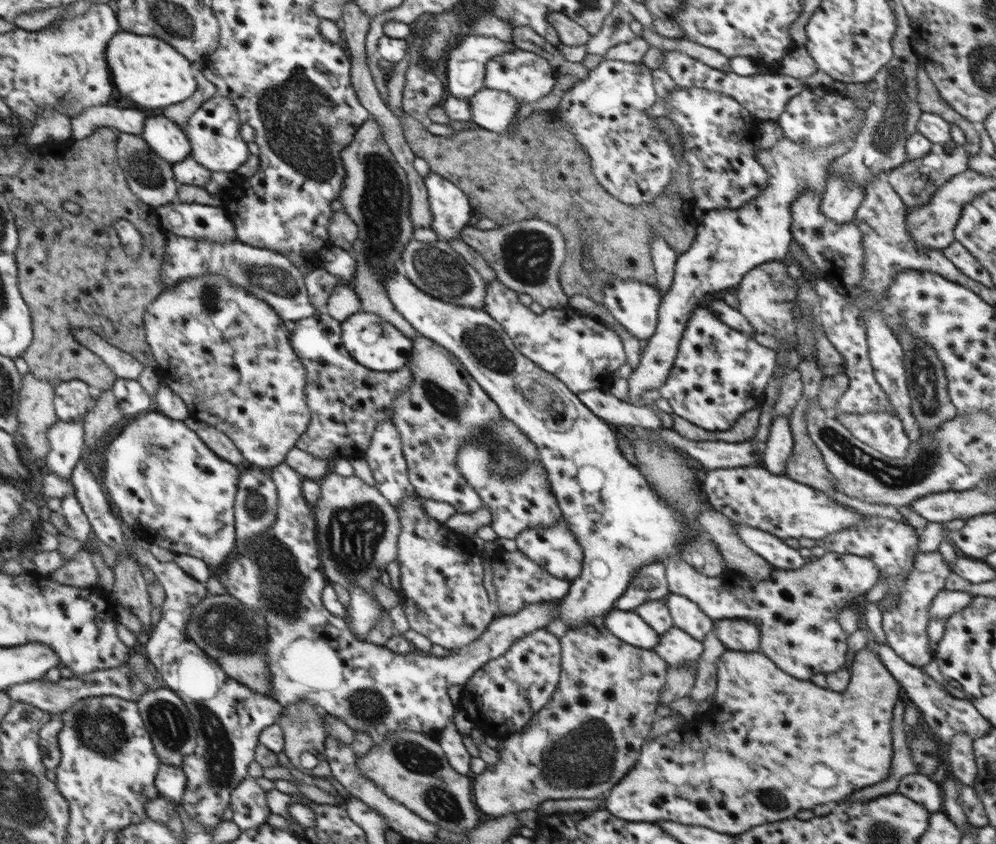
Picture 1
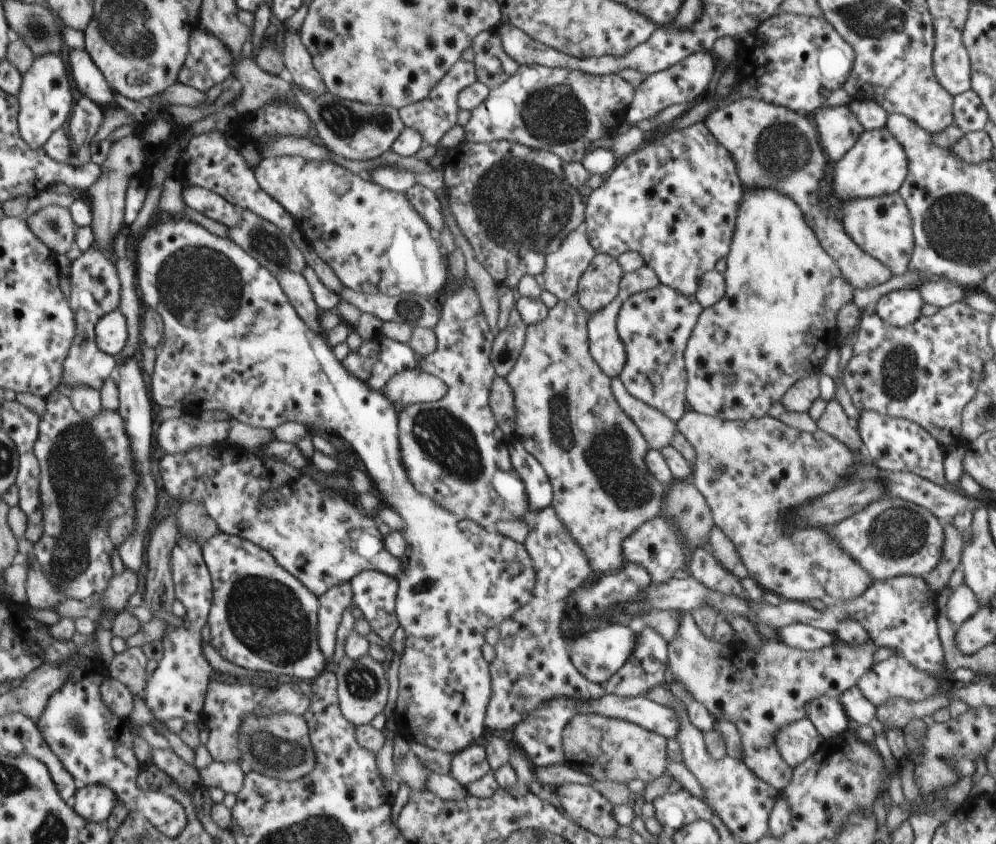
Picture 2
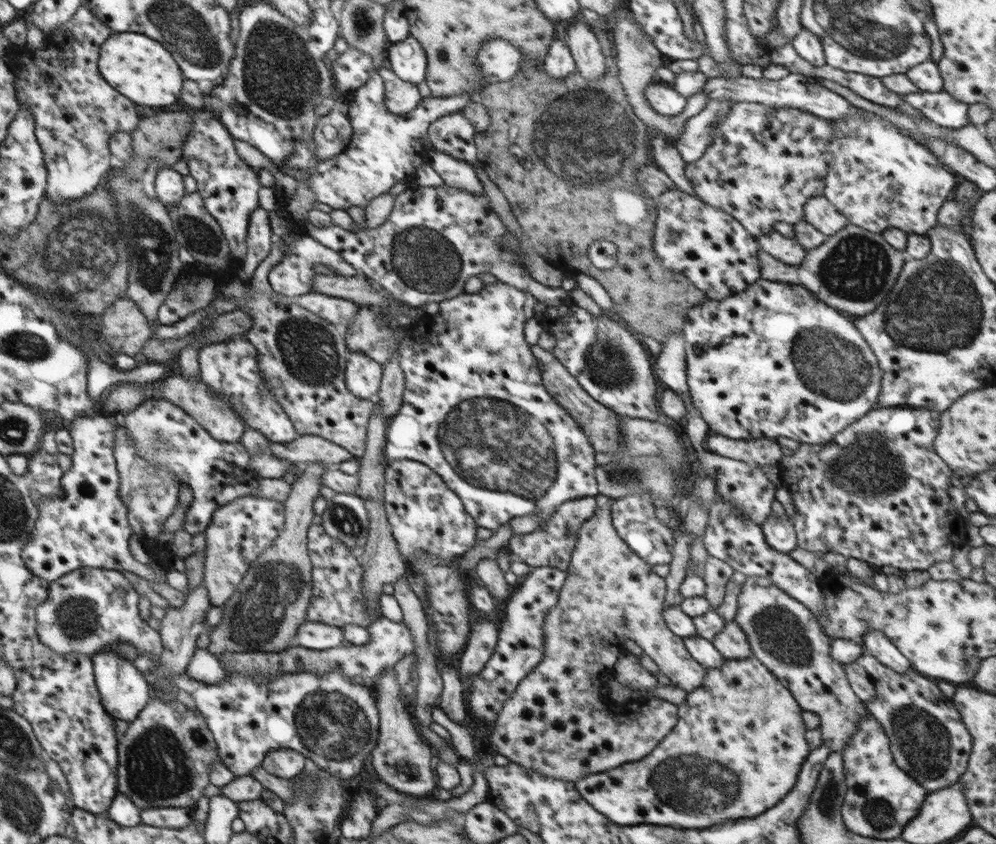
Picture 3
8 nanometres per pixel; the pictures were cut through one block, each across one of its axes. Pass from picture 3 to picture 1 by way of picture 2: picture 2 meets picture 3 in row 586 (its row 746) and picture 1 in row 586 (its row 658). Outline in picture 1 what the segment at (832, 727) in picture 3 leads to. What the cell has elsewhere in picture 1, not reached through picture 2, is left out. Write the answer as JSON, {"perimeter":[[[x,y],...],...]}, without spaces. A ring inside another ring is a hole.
{"perimeter":[[[831,551],[818,558],[815,562],[805,563],[800,568],[797,569],[776,569],[774,568],[770,571],[770,574],[764,580],[750,580],[747,579],[741,572],[735,571],[733,568],[726,569],[721,575],[715,577],[709,577],[701,572],[698,572],[693,566],[687,564],[681,557],[670,558],[667,563],[665,563],[666,578],[669,586],[669,592],[684,596],[695,602],[704,614],[713,620],[723,620],[723,619],[746,619],[752,621],[758,629],[760,629],[761,639],[760,639],[760,651],[764,653],[770,660],[773,660],[778,668],[781,668],[786,674],[797,678],[798,680],[810,681],[812,676],[815,674],[828,674],[836,672],[844,668],[846,664],[846,652],[848,652],[848,636],[842,630],[842,626],[838,624],[838,613],[853,602],[858,602],[867,592],[878,582],[879,580],[879,570],[874,562],[869,559],[858,557],[850,554],[837,554]]]}

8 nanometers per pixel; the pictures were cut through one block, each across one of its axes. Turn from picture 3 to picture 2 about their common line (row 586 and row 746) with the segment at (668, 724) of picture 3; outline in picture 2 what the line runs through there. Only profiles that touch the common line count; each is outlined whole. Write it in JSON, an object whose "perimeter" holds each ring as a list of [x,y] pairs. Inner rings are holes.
{"perimeter":[[[592,713],[576,715],[562,730],[562,746],[565,756],[564,762],[576,771],[590,774],[594,780],[610,779],[611,781],[617,780],[625,783],[640,780],[649,784],[666,774],[667,739],[624,719],[603,717]]]}

